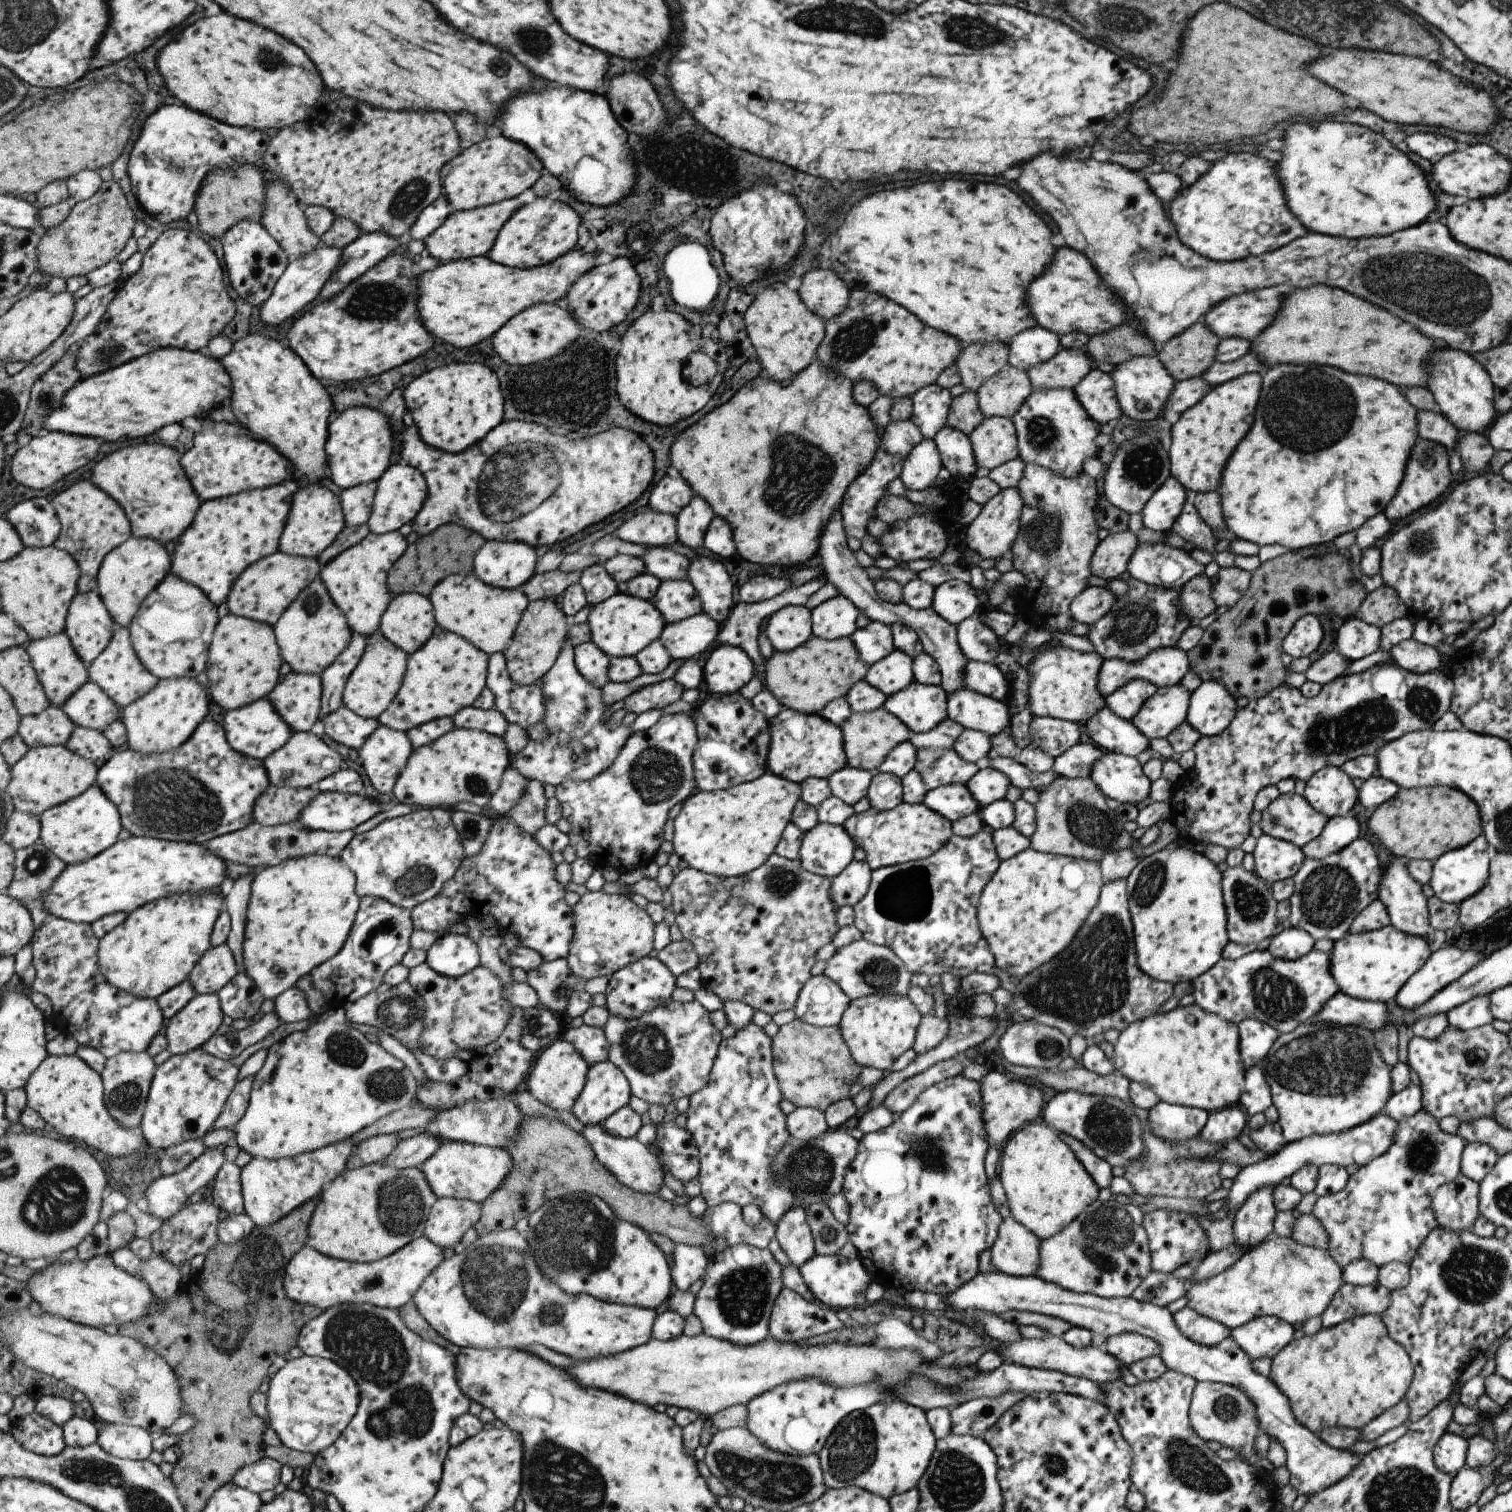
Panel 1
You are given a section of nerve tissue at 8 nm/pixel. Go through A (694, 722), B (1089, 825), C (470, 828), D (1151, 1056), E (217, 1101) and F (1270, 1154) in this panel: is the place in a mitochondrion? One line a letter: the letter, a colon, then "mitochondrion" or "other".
A: other
B: mitochondrion
C: other
D: other
E: other
F: other

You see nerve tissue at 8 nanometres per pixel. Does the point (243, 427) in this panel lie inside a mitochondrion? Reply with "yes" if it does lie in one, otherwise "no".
no

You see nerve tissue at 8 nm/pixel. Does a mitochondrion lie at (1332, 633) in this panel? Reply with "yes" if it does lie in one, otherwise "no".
no

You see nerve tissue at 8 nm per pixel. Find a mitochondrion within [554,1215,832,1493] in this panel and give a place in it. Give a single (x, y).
(743, 1294)

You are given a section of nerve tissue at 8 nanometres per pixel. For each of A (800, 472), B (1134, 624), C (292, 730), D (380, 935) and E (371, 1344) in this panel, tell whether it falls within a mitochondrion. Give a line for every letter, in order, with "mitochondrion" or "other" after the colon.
A: mitochondrion
B: mitochondrion
C: other
D: mitochondrion
E: mitochondrion

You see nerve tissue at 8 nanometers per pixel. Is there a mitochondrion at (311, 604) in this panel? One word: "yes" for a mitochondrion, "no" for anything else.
yes

